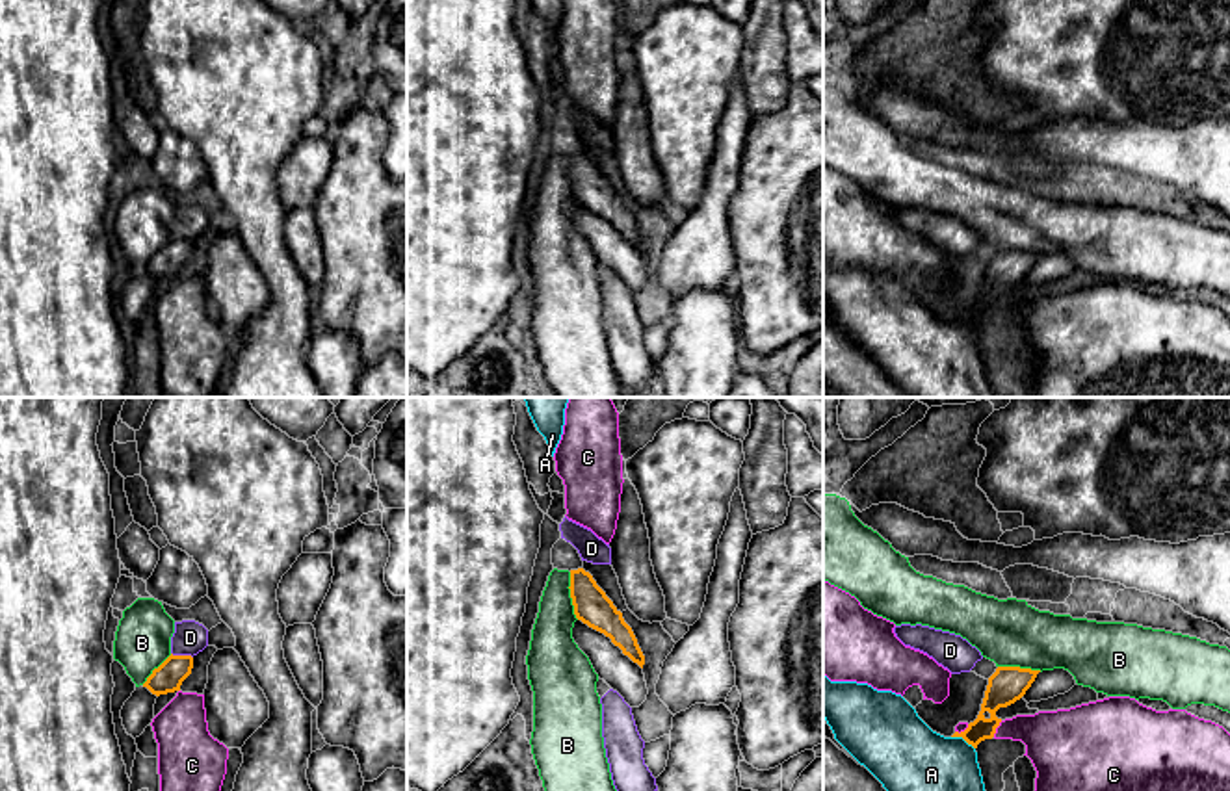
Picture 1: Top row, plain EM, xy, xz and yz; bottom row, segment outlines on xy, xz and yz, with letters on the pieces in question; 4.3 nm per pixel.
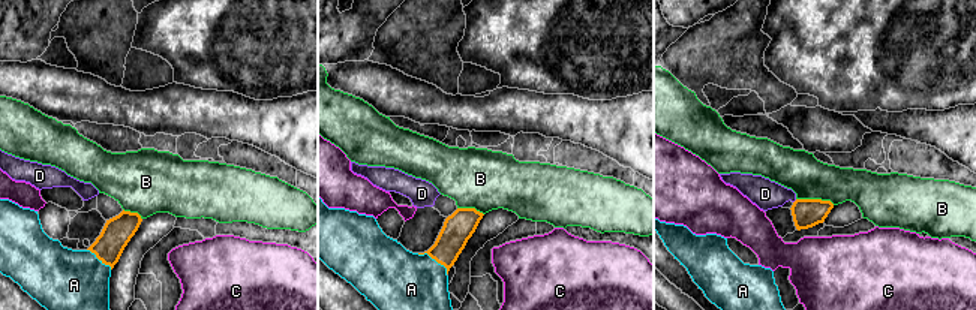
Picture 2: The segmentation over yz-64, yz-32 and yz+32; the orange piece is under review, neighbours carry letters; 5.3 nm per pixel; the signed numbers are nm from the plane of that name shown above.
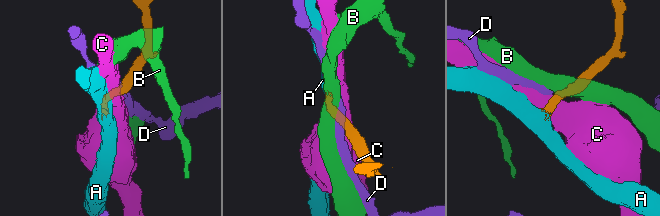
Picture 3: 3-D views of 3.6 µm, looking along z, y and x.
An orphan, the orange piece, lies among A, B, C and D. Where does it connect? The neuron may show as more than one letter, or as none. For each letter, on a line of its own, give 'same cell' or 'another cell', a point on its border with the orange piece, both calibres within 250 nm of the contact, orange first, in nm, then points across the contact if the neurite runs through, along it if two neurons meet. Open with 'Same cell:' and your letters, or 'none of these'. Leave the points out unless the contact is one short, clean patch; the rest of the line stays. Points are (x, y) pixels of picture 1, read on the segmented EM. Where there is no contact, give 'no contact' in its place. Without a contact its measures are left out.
Same cell: A
A: same cell; meets orange in yz at (963, 738); 130 nm thick on the orange side, 300 nm on the other; runs through yz (1000, 693), (963, 738), (944, 756), (909, 756)
B: another cell; meets orange in xz at (571, 596); 160 nm thick on the orange side, 200 nm on the other; border along xz (569, 572), (569, 596), (573, 613), (578, 619)
C: another cell; meets orange in yz at (996, 726); 160 nm thick on the orange side, 240 nm on the other
D: another cell; meets orange in xy at (183, 656); 130 nm thick on the orange side, 150 nm on the other

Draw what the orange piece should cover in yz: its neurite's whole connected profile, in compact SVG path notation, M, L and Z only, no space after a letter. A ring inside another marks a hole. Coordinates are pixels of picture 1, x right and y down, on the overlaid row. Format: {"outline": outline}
{"outline": "M998 667L988 678L981 711L964 732L955 732L951 737L944 737L933 732L916 713L916 709L892 691L877 691L868 683L857 681L831 681L823 674L823 719L831 726L834 739L860 763L864 765L886 791L985 791L981 769L977 763L977 745L985 739L992 739L1001 719L996 717L1000 707L1007 707L1020 700L1035 681L1040 670L1020 667Z"}

